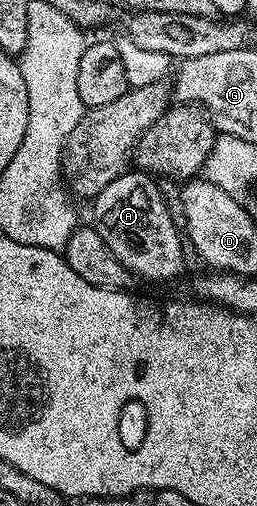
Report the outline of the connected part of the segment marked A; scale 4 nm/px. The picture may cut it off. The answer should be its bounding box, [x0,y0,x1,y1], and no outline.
[92,172,185,282]

